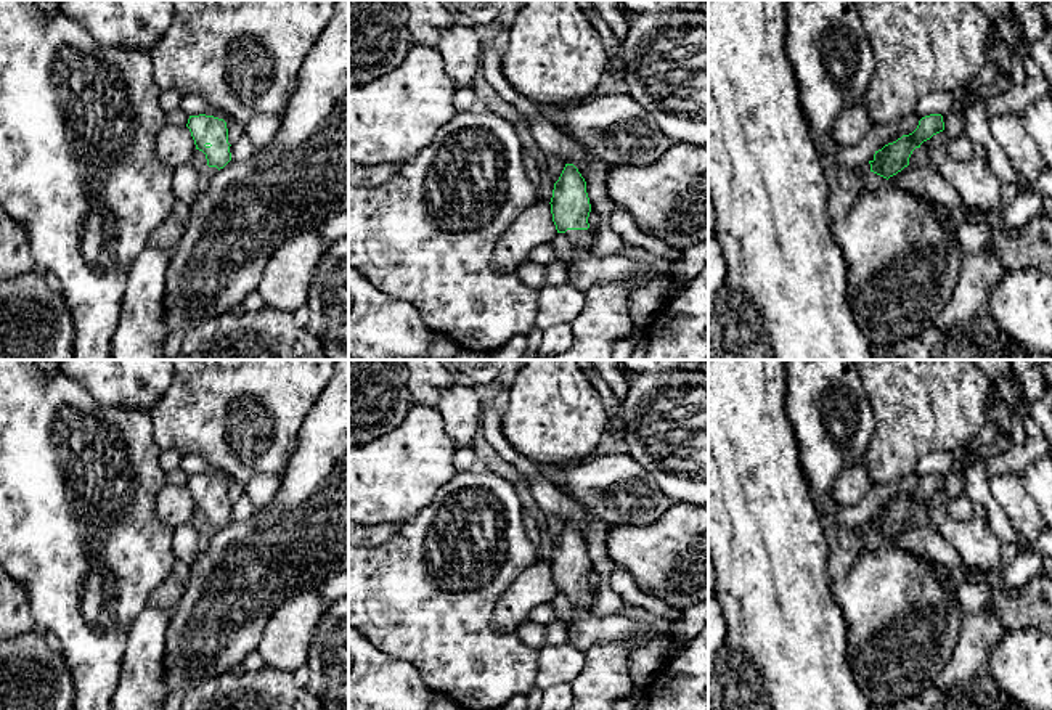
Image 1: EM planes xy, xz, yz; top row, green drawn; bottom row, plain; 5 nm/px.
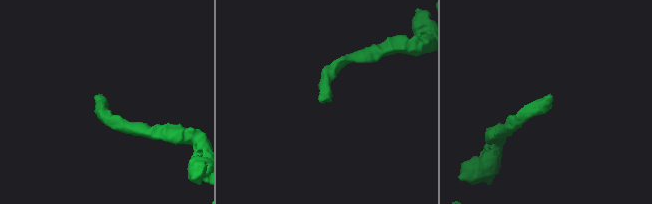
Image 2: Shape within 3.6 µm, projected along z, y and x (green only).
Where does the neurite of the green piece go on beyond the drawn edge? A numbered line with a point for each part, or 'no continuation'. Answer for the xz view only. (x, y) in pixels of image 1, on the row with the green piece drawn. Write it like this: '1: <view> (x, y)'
1: xz (580, 238)

